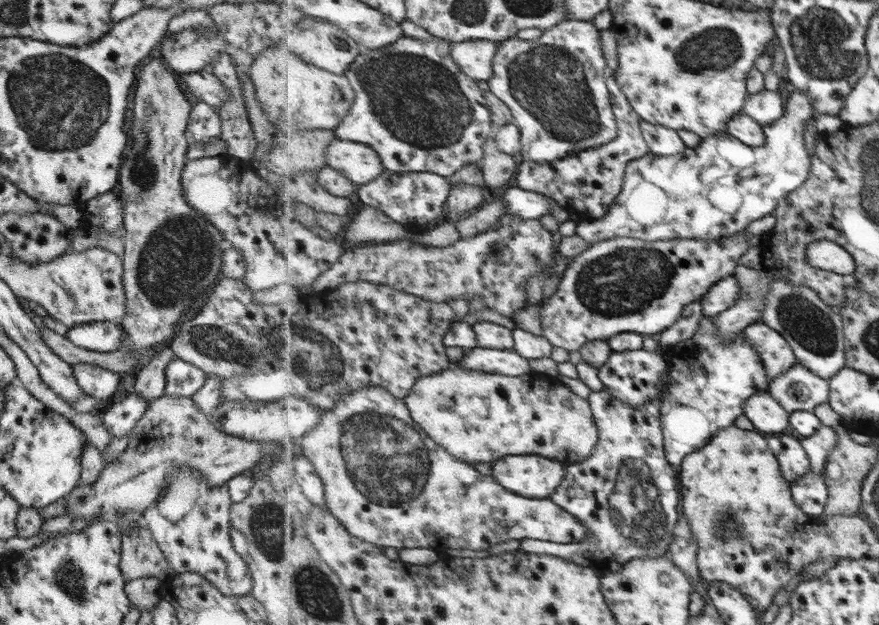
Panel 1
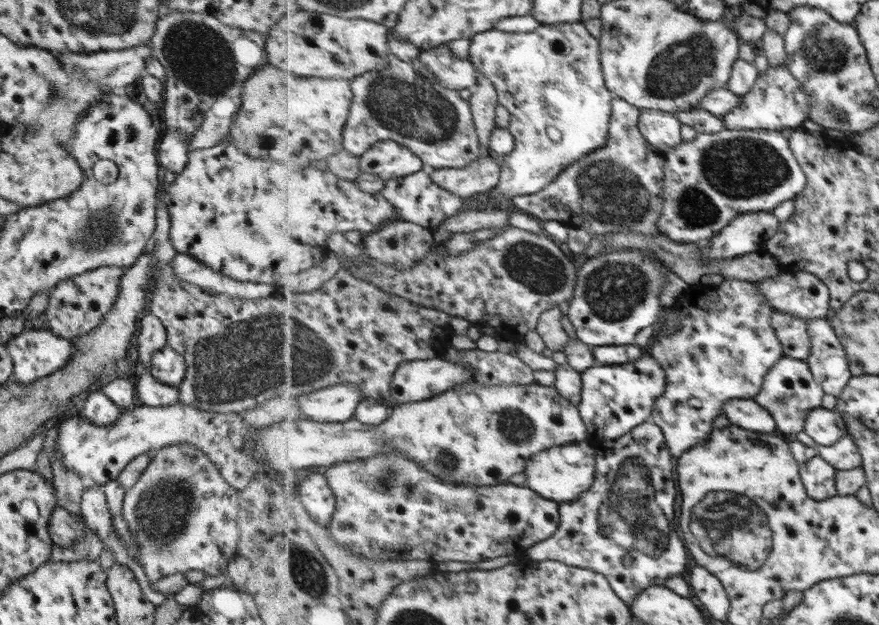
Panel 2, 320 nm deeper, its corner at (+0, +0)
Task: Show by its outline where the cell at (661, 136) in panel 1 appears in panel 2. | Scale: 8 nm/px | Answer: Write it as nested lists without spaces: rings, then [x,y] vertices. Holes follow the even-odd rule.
[[[643,110],[640,131],[647,140],[668,152],[684,142],[682,122],[673,114],[660,110]]]

